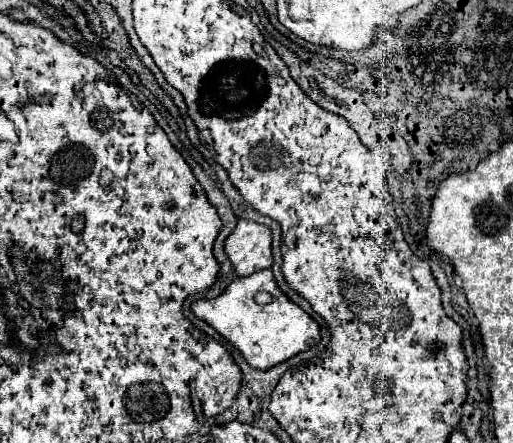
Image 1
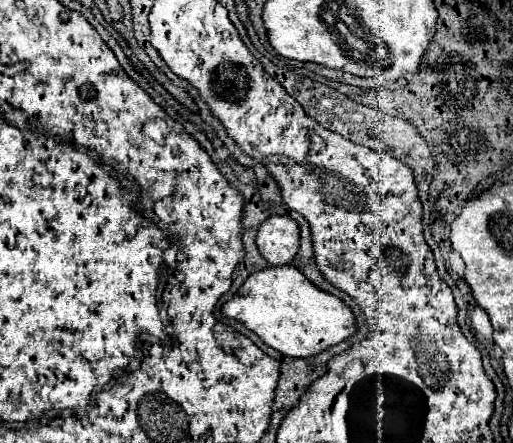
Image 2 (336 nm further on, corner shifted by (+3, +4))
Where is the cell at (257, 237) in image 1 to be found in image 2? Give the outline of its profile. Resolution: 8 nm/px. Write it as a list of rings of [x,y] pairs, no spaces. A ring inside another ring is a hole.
[[[269,216],[257,230],[257,248],[271,264],[289,264],[299,250],[299,228],[289,216]]]

